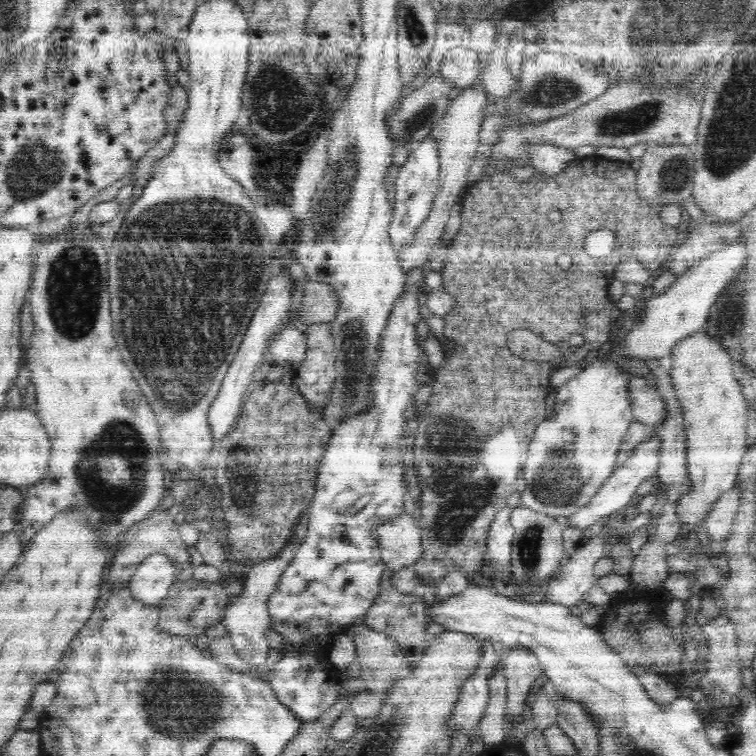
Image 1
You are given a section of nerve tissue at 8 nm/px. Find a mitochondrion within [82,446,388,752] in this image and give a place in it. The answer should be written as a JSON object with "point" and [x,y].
{"point":[186,709]}

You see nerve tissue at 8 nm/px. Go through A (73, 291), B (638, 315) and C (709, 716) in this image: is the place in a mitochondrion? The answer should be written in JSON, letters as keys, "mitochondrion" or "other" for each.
{"A":"mitochondrion","B":"other","C":"other"}

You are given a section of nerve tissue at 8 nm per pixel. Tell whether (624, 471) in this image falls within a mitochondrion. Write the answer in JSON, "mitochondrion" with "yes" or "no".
{"mitochondrion":"no"}

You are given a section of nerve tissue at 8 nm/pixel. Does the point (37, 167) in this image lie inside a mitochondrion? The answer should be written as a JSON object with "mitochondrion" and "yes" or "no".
{"mitochondrion":"yes"}

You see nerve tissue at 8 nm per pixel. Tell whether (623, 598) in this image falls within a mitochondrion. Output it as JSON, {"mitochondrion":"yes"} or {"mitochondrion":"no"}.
{"mitochondrion":"no"}

